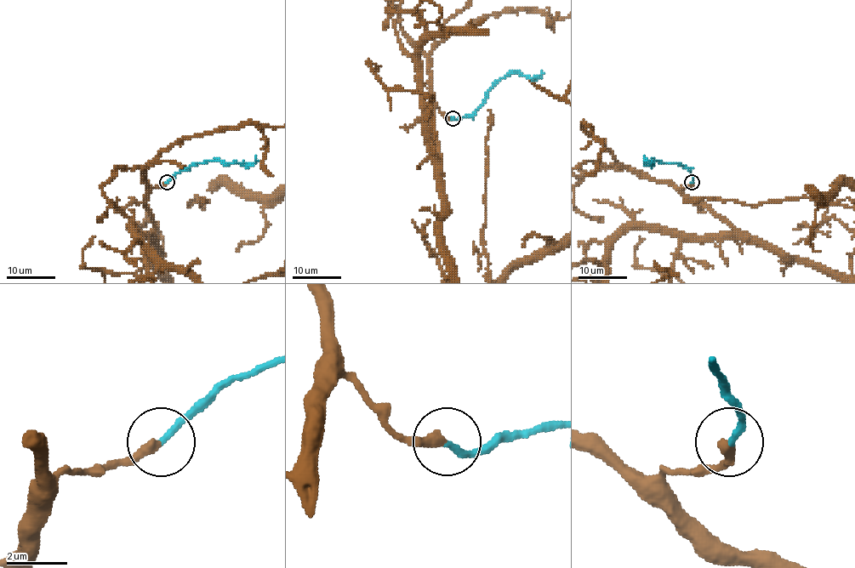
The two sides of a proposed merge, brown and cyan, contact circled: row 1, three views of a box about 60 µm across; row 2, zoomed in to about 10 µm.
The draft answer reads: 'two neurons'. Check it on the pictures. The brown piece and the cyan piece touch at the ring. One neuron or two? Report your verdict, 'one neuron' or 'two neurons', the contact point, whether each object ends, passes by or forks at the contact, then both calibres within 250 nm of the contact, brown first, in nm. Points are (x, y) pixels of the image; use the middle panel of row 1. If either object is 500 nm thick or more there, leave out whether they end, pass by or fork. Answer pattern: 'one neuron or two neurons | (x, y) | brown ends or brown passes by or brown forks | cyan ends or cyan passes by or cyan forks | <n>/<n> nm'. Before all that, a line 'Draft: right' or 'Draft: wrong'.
Draft: wrong
one neuron | (453, 118) | brown ends | cyan ends | 360/220 nm

